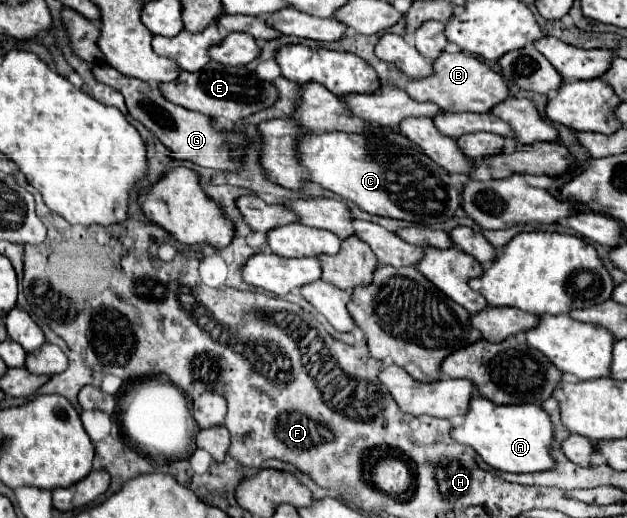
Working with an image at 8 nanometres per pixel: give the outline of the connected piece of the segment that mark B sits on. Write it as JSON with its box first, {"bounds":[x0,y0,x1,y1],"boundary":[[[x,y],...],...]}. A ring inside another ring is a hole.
{"bounds":[390,53,512,113],"boundary":[[[442,53],[440,59],[434,61],[434,75],[430,75],[430,79],[418,79],[410,83],[408,79],[402,79],[398,71],[390,71],[390,77],[392,77],[390,83],[394,83],[396,87],[406,87],[412,99],[434,101],[448,113],[462,113],[462,111],[488,113],[492,111],[492,107],[512,97],[504,77],[494,69],[490,69],[486,63],[482,63],[478,57],[468,53]]]}

